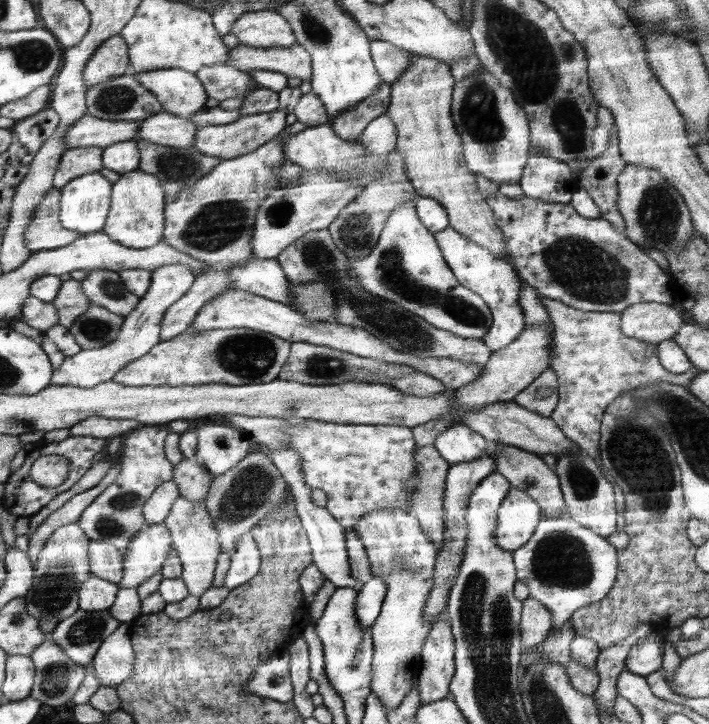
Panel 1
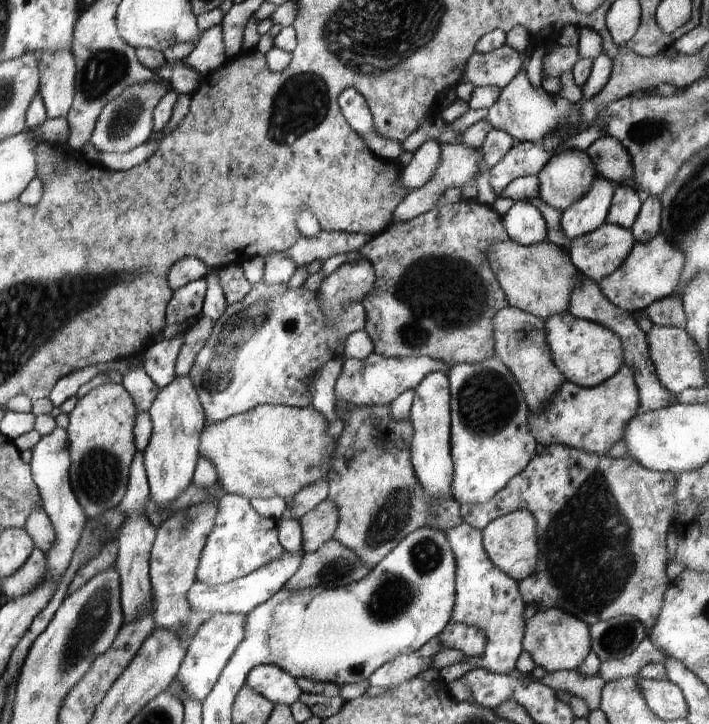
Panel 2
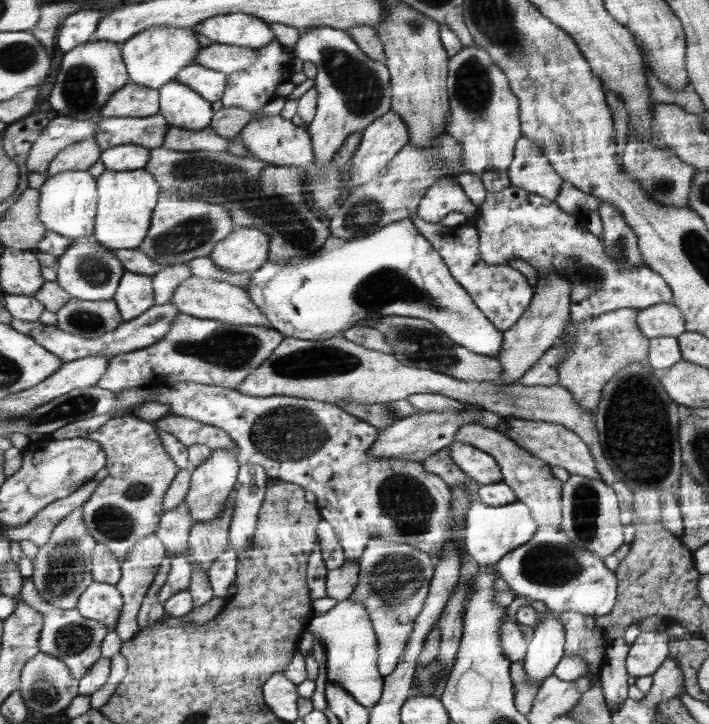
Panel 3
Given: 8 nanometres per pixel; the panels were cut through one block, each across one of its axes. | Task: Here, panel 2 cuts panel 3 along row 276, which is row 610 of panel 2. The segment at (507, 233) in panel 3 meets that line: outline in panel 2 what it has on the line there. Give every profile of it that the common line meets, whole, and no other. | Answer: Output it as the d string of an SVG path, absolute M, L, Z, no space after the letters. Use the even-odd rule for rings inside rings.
M553 444L545 453L534 456L524 472L510 480L484 505L460 505L464 522L479 531L492 520L518 509L538 514L538 522L542 522L542 566L537 566L534 578L526 577L518 583L527 606L537 602L540 609L558 607L589 626L628 615L642 623L648 636L653 633L669 590L666 534L670 522L679 516L676 473L646 468L630 456L608 457Z

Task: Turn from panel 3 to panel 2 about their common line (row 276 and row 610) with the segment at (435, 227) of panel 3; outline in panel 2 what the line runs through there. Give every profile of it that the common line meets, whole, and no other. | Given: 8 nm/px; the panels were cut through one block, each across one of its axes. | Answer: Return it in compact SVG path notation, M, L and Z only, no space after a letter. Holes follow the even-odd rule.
M466 522L444 531L457 566L457 594L451 621L477 626L485 634L485 648L481 654L480 666L458 662L439 671L441 681L446 685L460 679L469 670L488 669L491 673L508 675L513 672L520 653L524 650L526 602L518 582L503 570L492 564L483 545L481 531Z

